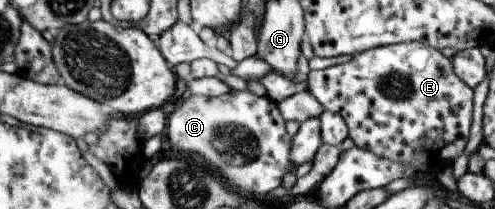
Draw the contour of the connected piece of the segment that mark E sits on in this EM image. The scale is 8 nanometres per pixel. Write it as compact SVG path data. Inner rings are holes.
M409 41L370 48L355 55L348 63L310 70L308 81L308 91L321 102L324 110L343 117L348 126L348 137L356 146L379 158L421 167L436 162L452 164L465 150L473 120L473 89L455 74L451 58L443 56L433 46Z

